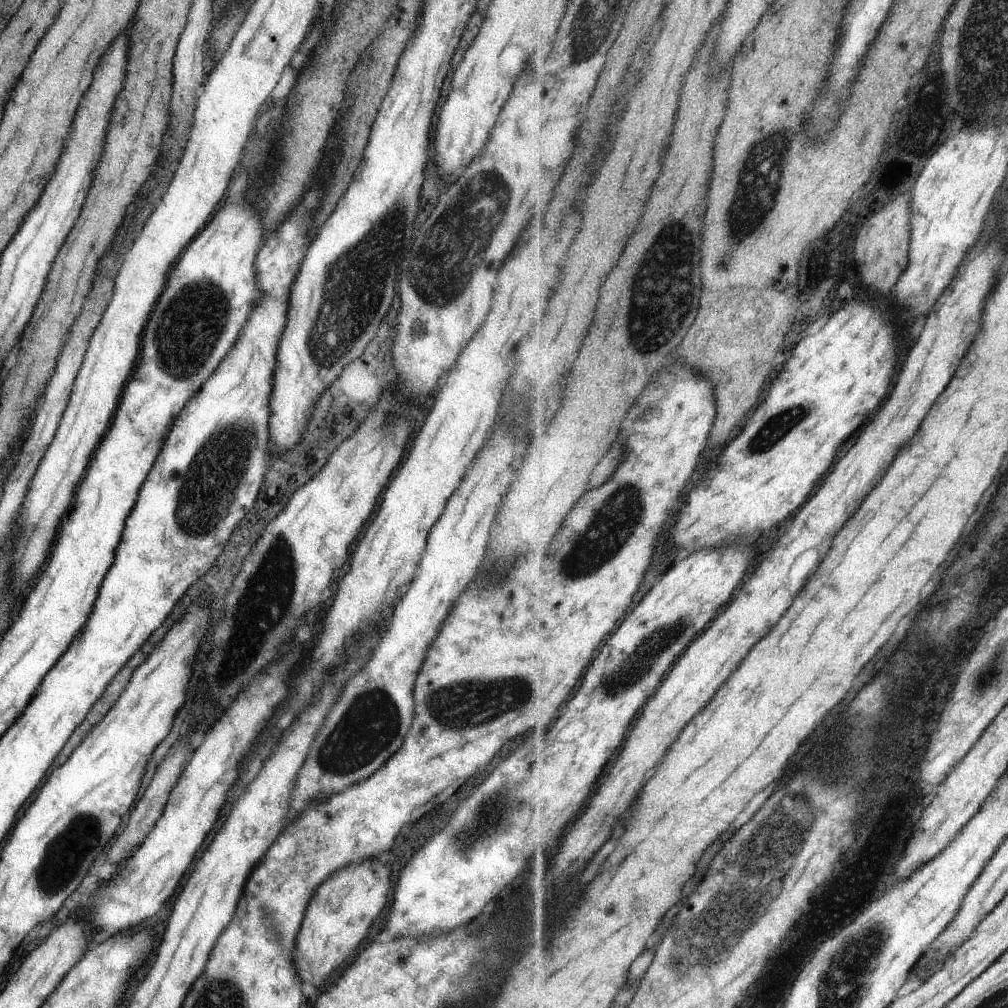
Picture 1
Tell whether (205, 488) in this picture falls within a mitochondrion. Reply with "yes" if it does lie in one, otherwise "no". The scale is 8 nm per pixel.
yes

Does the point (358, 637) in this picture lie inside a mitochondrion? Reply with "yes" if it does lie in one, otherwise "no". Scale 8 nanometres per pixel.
no

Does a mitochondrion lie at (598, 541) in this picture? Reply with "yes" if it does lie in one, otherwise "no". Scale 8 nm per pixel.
yes

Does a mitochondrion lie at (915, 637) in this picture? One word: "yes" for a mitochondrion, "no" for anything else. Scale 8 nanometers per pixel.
no

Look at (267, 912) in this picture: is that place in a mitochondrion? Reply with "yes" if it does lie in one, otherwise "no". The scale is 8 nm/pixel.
yes

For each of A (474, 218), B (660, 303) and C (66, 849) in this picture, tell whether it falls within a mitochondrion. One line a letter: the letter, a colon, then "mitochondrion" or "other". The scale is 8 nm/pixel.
A: mitochondrion
B: mitochondrion
C: mitochondrion

